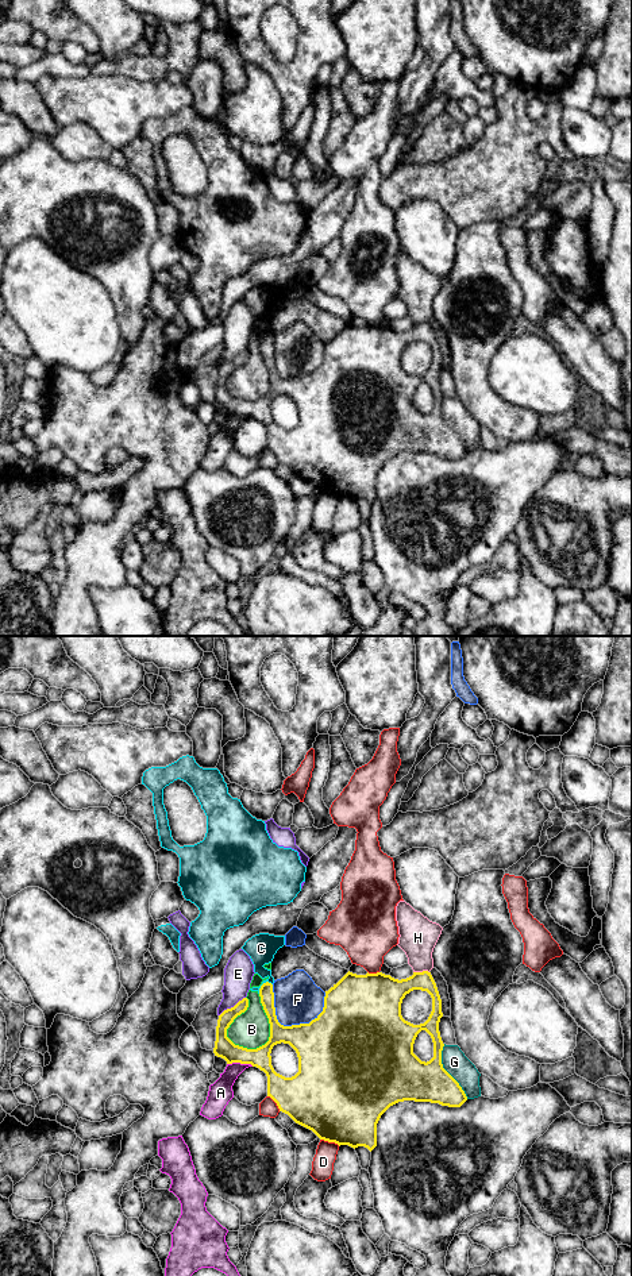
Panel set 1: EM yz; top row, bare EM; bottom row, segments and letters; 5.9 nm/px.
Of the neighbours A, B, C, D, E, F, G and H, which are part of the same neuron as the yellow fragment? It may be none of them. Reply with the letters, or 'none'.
none

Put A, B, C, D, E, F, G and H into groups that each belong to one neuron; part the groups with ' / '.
A / B C / D / E / F / G / H

